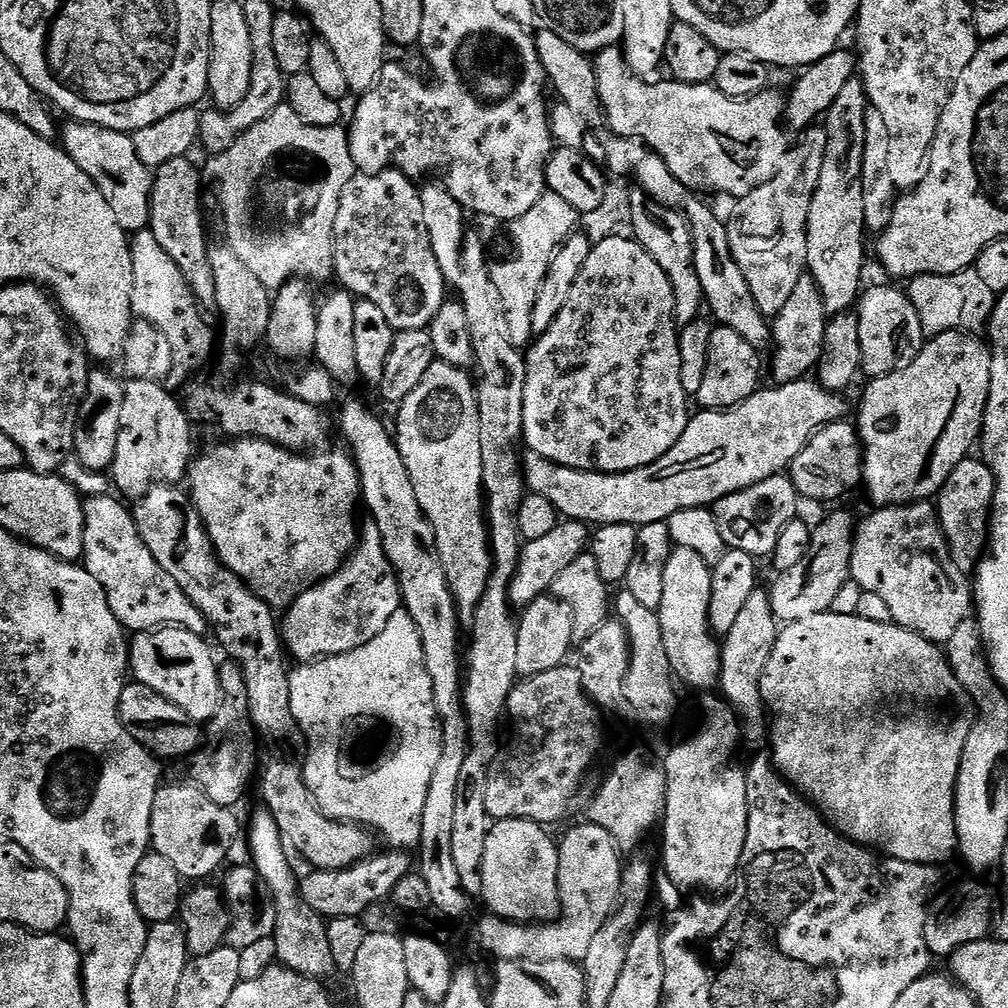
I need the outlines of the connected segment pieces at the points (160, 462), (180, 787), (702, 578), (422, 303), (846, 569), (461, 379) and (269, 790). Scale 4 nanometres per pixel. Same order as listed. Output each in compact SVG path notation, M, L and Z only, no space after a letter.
M132 378L124 384L122 418L110 469L111 483L121 497L139 498L156 484L179 485L194 458L193 421L181 401L179 404L162 385L156 383L155 379Z
M165 783L154 794L154 810L150 814L151 851L166 858L185 881L207 881L207 876L214 875L228 860L228 851L234 843L232 814L229 809L215 805L195 783Z
M673 547L666 566L666 583L662 589L662 602L658 609L664 645L675 675L692 688L712 690L720 682L720 656L722 644L712 631L708 620L712 594L713 565L707 564L694 550Z
M385 168L382 172L366 172L357 174L350 178L350 182L346 182L346 186L341 188L341 198L338 202L338 214L335 215L334 232L333 232L333 248L335 279L339 287L344 289L356 298L361 300L369 300L374 302L374 306L382 309L382 314L386 314L386 322L390 322L390 326L395 328L397 332L405 332L406 330L418 330L419 328L427 329L434 322L434 318L438 314L438 310L442 310L446 293L446 281L442 270L438 266L438 258L434 258L434 246L430 242L430 230L426 230L426 214L422 214L422 198L420 197L420 188L417 187L409 177L397 172L394 168Z
M832 512L820 525L812 528L812 537L810 538L810 550L798 566L792 567L791 570L779 573L775 578L776 585L771 585L770 595L772 597L772 609L776 615L777 621L784 624L793 624L802 618L814 618L814 614L822 614L831 609L834 597L837 596L838 590L846 586L850 579L852 570L852 538L856 531L857 521L852 520L848 512Z
M437 362L430 366L430 370L426 370L422 382L418 382L410 395L402 401L398 406L400 412L396 416L396 428L394 426L394 439L398 450L402 454L402 462L406 462L406 470L410 470L410 482L414 482L414 494L418 494L418 506L422 506L424 517L430 522L430 526L434 530L434 538L436 539L436 549L438 550L438 558L442 562L442 566L446 570L446 578L448 585L452 591L452 596L456 599L456 610L464 622L471 622L476 618L476 611L482 602L482 598L488 589L488 579L492 576L492 550L490 547L490 537L488 535L488 521L486 519L486 501L484 498L484 482L482 476L482 434L480 433L480 415L478 414L478 402L476 401L476 384L473 377L469 375L463 368L455 368L443 362Z
M288 760L270 761L260 782L261 800L278 823L280 835L317 870L342 870L351 867L375 853L375 835L361 825L332 820L315 803L311 789L304 784L301 768Z

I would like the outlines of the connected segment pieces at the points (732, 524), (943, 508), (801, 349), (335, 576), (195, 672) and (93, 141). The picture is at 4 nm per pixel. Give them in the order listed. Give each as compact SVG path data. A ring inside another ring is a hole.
M791 475L771 476L754 486L746 486L734 494L726 494L717 504L711 505L714 518L718 518L718 530L722 533L725 549L742 550L757 558L771 557L778 546L778 537L792 520L797 519L796 507L802 504Z
M969 458L958 462L940 487L934 500L936 512L940 515L940 528L948 543L954 563L958 570L969 574L975 573L986 555L990 544L990 525L993 520L993 509L996 503L996 479L980 458Z
M804 275L794 286L790 294L790 302L782 306L782 310L774 317L772 335L774 337L774 351L772 356L772 372L780 382L803 380L808 372L817 367L824 353L824 335L830 319L829 313L822 302L822 294L818 290L816 281L811 275Z
M368 522L358 536L352 555L336 572L307 588L282 616L283 647L296 662L323 660L325 656L346 654L366 646L382 630L386 622L401 611L400 583L396 570L383 548L379 526Z
M171 626L135 633L128 649L130 672L135 683L150 686L150 690L162 694L166 702L174 702L174 706L193 722L212 721L222 703L221 677L216 676L216 660L206 641L204 636Z
M72 120L62 128L62 147L68 156L102 190L106 206L114 210L118 226L129 234L145 231L152 213L153 169L147 168L134 150L134 142L127 132L110 130L97 124L84 124Z

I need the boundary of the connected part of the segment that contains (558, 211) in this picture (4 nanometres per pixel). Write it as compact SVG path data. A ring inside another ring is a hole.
M545 191L544 196L534 202L531 210L526 210L522 218L507 225L508 236L513 244L512 257L501 264L493 263L490 271L494 286L502 298L506 322L510 326L510 338L517 346L527 345L533 339L532 319L538 290L550 270L550 262L556 257L556 250L577 231L576 220L578 213L574 206L570 206L570 202L558 198L558 194Z

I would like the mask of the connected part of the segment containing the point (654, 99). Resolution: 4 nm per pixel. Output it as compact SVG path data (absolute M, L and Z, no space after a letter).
M619 47L603 48L595 53L594 67L602 116L608 119L607 131L643 142L662 157L674 178L688 189L701 193L725 192L731 198L739 198L774 178L783 166L790 151L789 133L784 125L786 100L783 95L765 90L756 96L727 96L716 88L715 83L683 84L681 80L671 78L665 78L661 84L648 84L652 82L629 70Z

